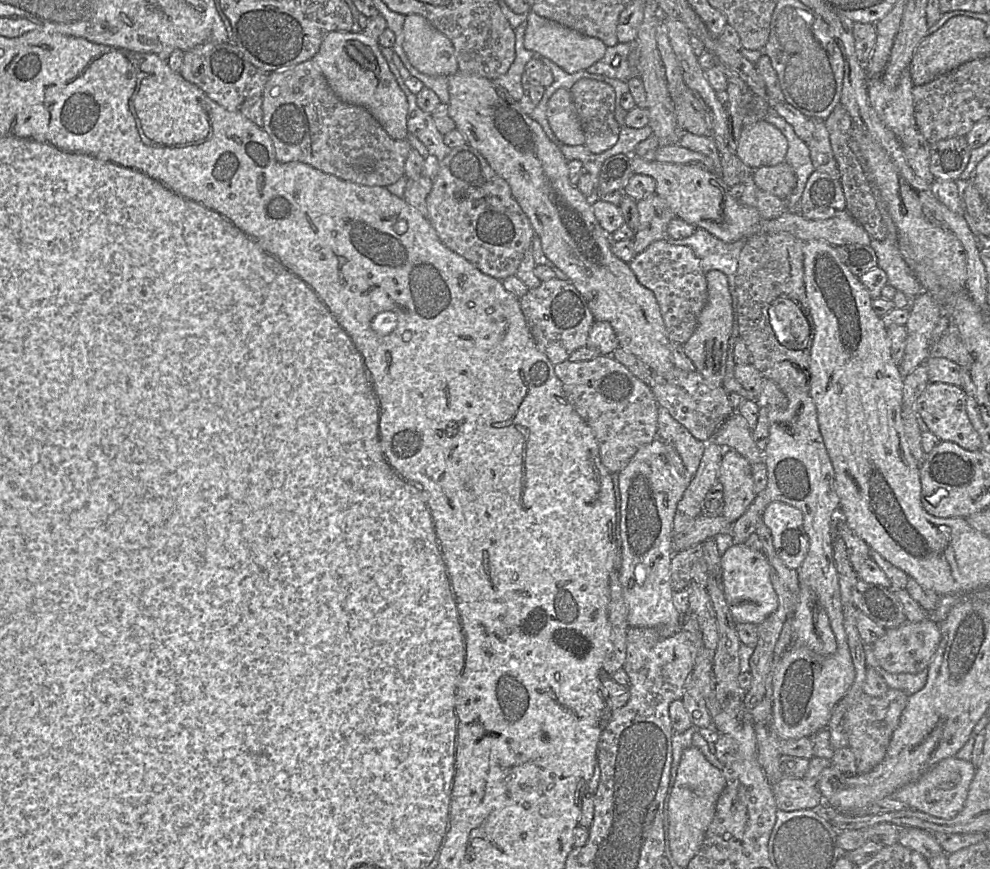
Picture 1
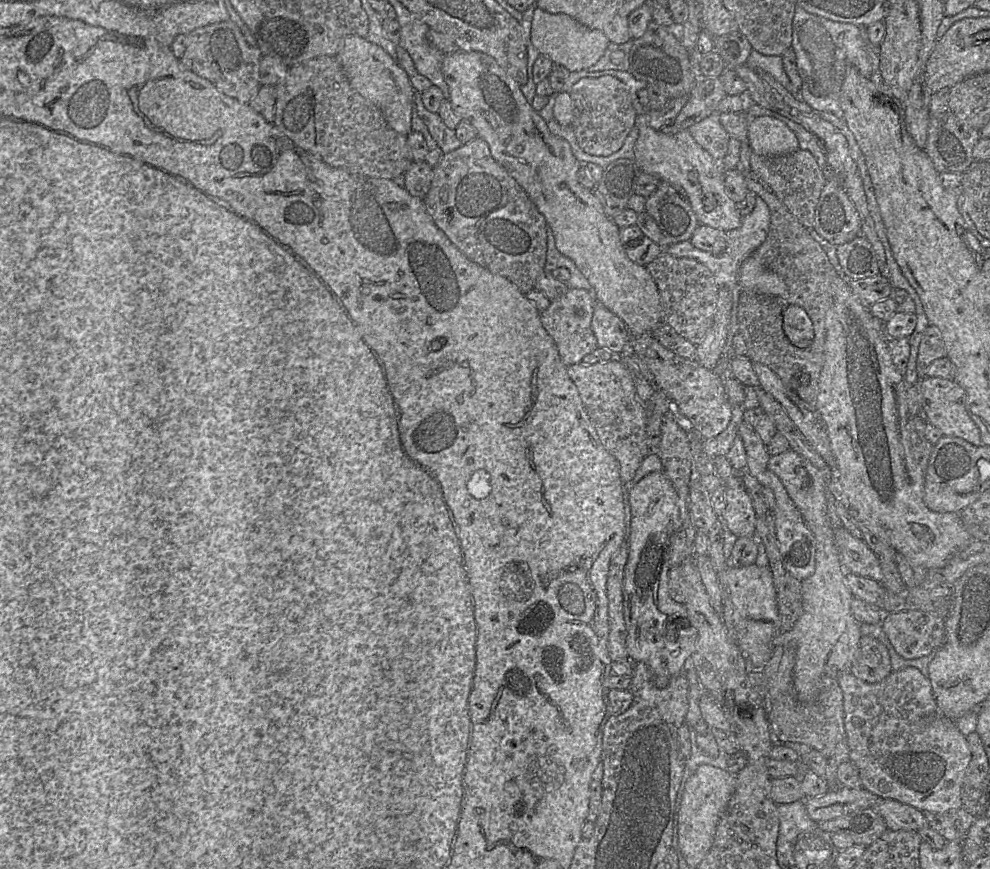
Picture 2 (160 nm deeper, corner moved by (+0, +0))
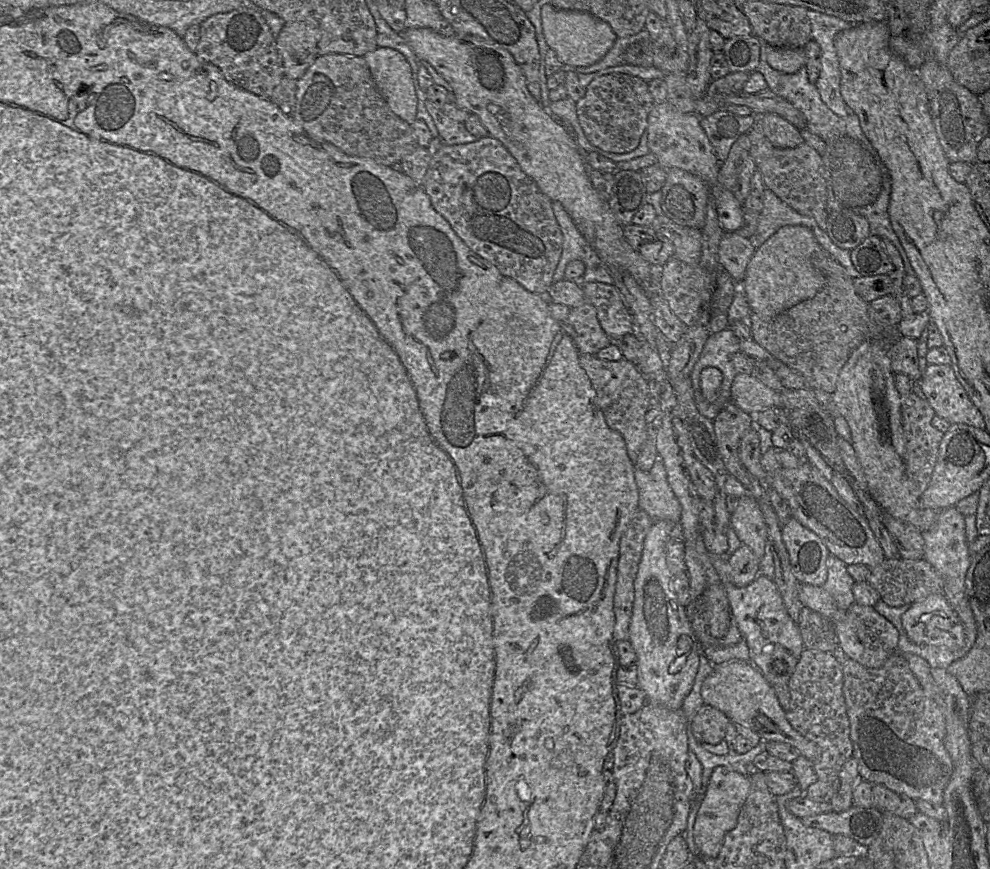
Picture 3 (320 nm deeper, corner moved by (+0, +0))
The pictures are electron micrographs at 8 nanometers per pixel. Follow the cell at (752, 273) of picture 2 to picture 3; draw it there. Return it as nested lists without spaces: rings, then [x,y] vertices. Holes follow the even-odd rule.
[[[801,225],[782,227],[757,248],[741,282],[741,290],[752,312],[765,320],[771,320],[796,304],[814,297],[826,282],[825,276],[811,262],[812,254],[819,248],[821,245],[812,230]]]

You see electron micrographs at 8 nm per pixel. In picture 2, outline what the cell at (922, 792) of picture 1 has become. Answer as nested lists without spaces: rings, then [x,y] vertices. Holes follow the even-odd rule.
[[[906,667],[891,671],[878,683],[865,682],[846,671],[838,678],[838,683],[843,693],[850,761],[859,770],[862,788],[879,798],[896,800],[925,814],[942,814],[962,808],[962,784],[971,751],[955,721],[939,713],[929,678],[915,667]]]

